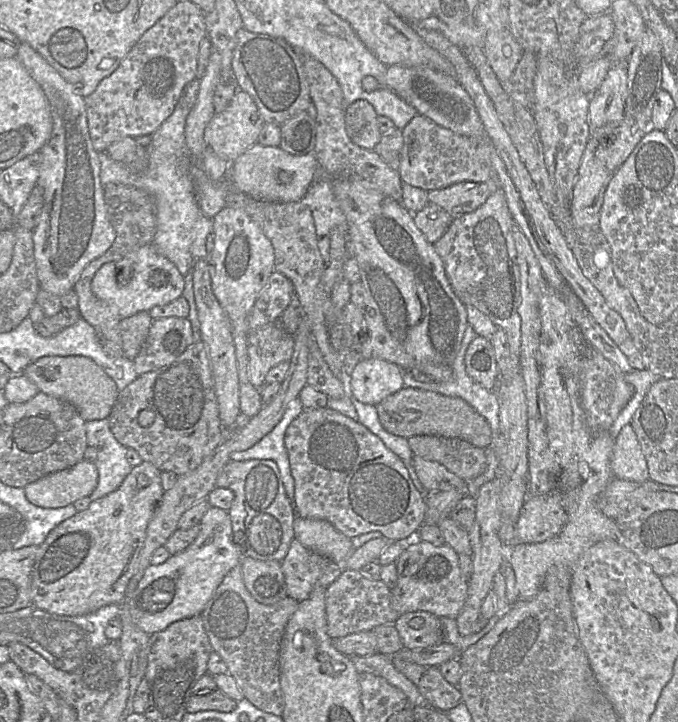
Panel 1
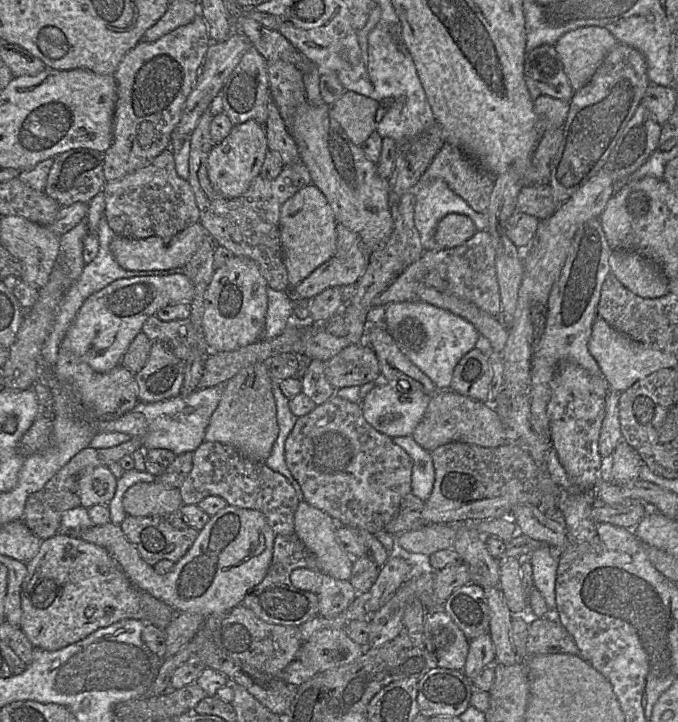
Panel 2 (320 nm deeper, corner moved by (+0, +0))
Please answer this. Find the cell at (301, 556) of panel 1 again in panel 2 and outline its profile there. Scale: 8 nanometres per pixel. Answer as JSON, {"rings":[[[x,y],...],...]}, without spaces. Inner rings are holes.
{"rings":[[[294,569],[290,574],[290,580],[296,588],[317,595],[319,615],[326,618],[335,617],[343,612],[358,594],[350,580],[338,580],[318,570]]]}

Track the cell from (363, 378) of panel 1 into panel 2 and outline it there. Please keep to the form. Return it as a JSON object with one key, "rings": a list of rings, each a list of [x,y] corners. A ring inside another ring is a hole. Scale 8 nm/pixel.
{"rings":[[[383,382],[374,387],[361,403],[365,420],[377,431],[388,437],[411,436],[421,421],[431,396],[423,391],[402,392],[394,385]]]}

